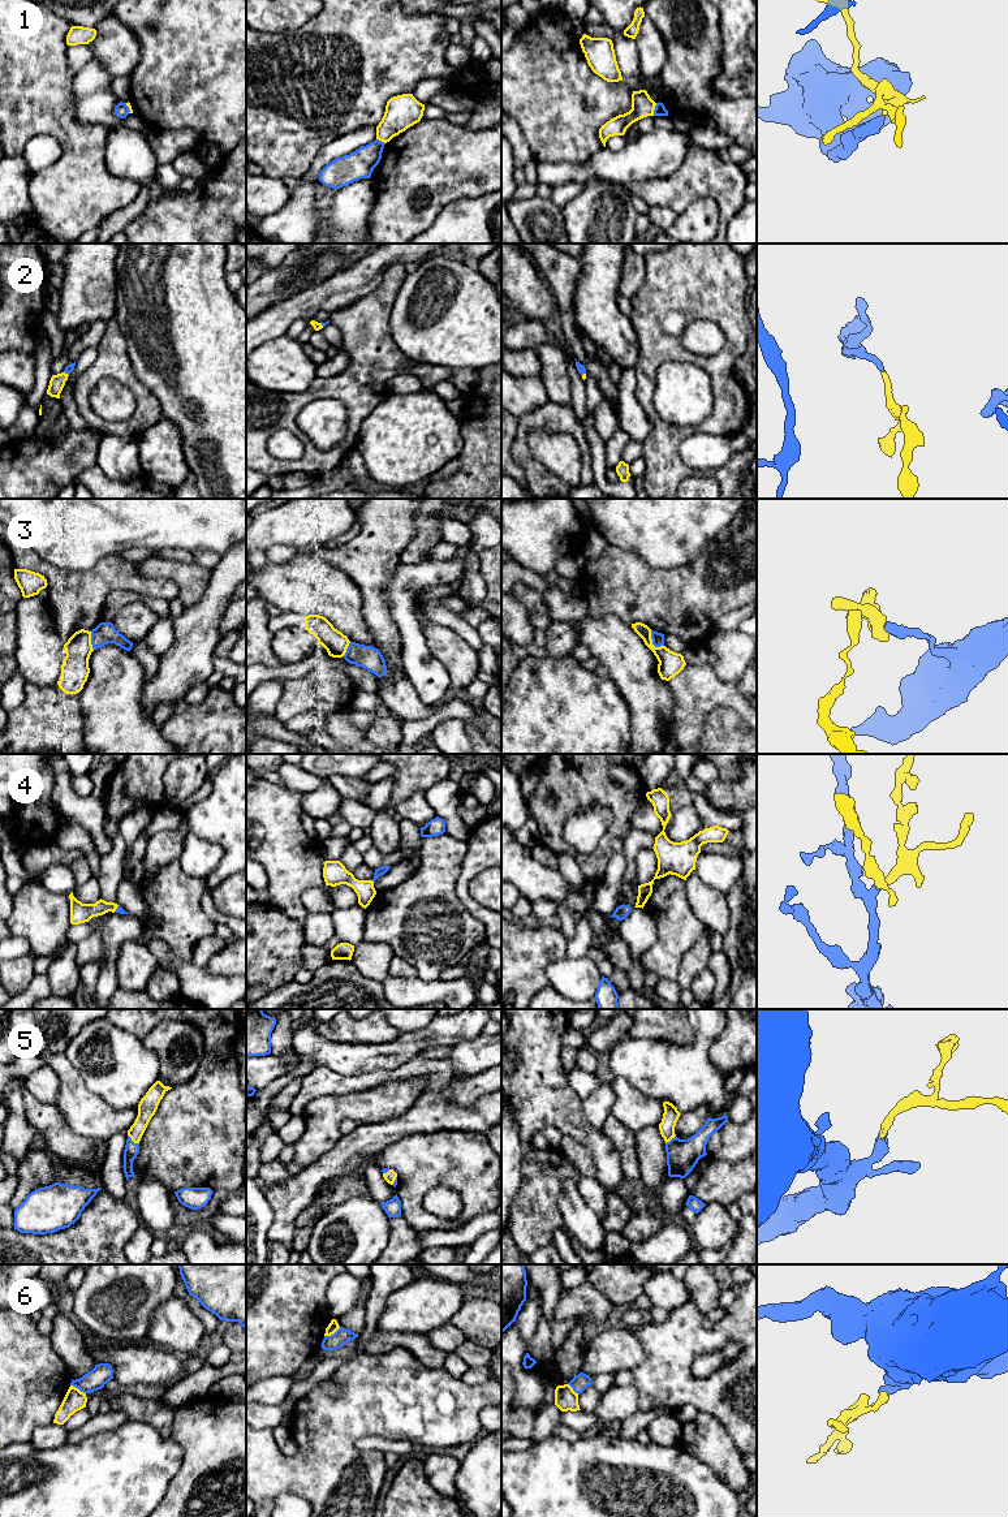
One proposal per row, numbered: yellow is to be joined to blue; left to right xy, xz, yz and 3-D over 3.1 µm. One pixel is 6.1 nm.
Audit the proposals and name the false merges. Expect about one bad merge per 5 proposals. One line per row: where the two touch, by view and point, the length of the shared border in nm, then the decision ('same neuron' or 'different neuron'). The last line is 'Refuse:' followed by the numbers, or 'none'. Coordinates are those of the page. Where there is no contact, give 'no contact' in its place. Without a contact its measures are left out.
1: contact yz (654, 110); length 80 nm; different neuron
2: contact xy (67, 373); length 40 nm; same neuron
3: contact yz (653, 642); length 130 nm; different neuron
4: contact xy (117, 908); length 40 nm; same neuron
5: contact xy (132, 1141); length 90 nm; same neuron
6: contact xz (334, 1334); length 120 nm; different neuron
Refuse: 1, 3, 6

